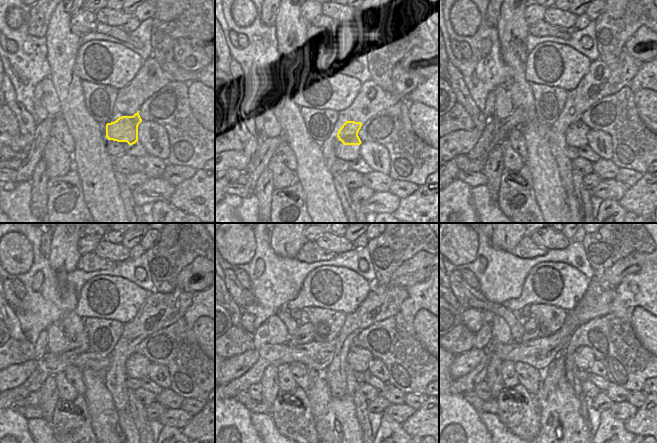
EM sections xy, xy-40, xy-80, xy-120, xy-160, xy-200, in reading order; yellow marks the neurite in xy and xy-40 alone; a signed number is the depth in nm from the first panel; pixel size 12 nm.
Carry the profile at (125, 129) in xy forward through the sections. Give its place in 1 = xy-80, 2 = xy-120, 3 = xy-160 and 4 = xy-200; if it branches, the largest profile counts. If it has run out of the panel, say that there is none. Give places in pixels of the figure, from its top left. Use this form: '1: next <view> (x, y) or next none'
1: next xy-80 (576, 135)
2: next xy-120 (136, 363)
3: next xy-160 (359, 358)
4: next xy-200 (584, 357)

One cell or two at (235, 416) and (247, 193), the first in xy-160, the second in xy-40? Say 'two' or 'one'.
two

